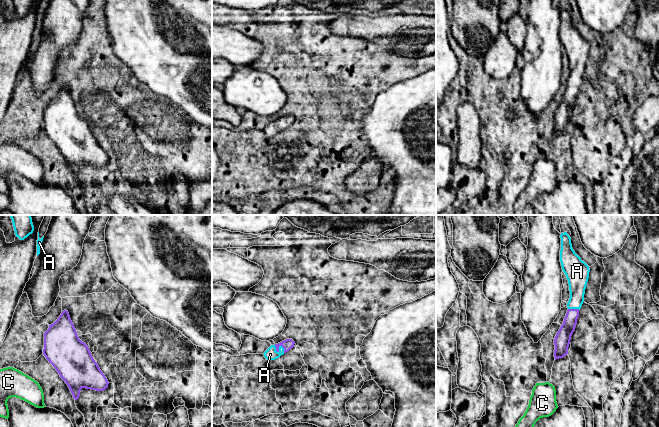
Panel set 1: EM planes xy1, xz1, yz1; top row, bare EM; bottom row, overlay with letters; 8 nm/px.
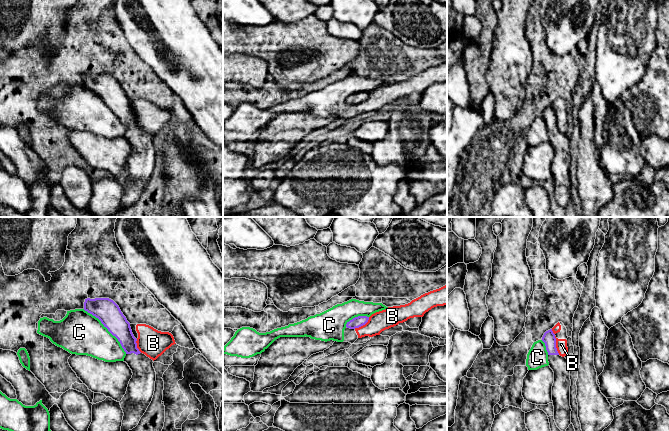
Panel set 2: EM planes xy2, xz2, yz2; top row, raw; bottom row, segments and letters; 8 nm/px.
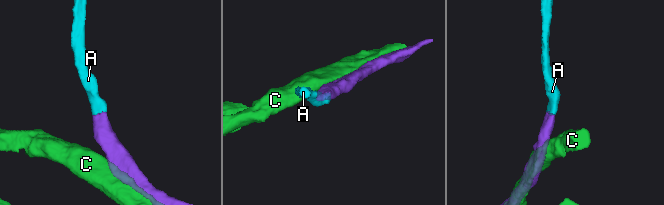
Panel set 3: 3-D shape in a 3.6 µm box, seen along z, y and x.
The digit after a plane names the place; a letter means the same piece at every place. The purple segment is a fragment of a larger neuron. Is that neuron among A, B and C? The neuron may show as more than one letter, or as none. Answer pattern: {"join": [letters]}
{"join": ["A"]}

